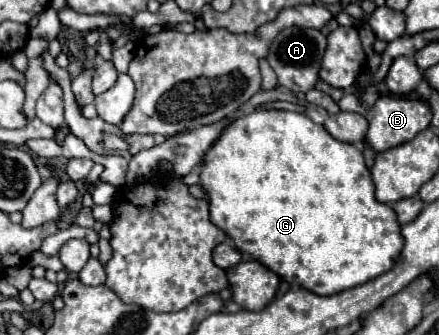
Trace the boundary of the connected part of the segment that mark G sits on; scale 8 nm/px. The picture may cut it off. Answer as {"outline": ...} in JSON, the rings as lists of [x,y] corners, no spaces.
{"outline":[[[264,109],[264,111],[252,111],[250,115],[244,115],[236,121],[232,121],[224,129],[220,139],[206,153],[206,159],[204,159],[204,165],[202,165],[202,171],[200,171],[200,183],[202,183],[202,187],[204,187],[204,191],[208,193],[208,199],[210,199],[210,219],[212,219],[212,223],[216,227],[220,227],[234,241],[238,251],[252,255],[252,259],[266,265],[270,271],[280,275],[290,285],[304,287],[304,289],[308,289],[316,295],[334,295],[334,293],[340,293],[342,289],[362,285],[362,283],[374,279],[376,275],[382,275],[382,273],[390,271],[394,261],[400,257],[400,251],[402,251],[402,245],[404,245],[402,227],[398,223],[398,217],[396,217],[394,209],[386,203],[376,201],[374,183],[372,183],[370,171],[364,163],[362,151],[352,143],[336,141],[322,125],[314,123],[304,113]]]}

